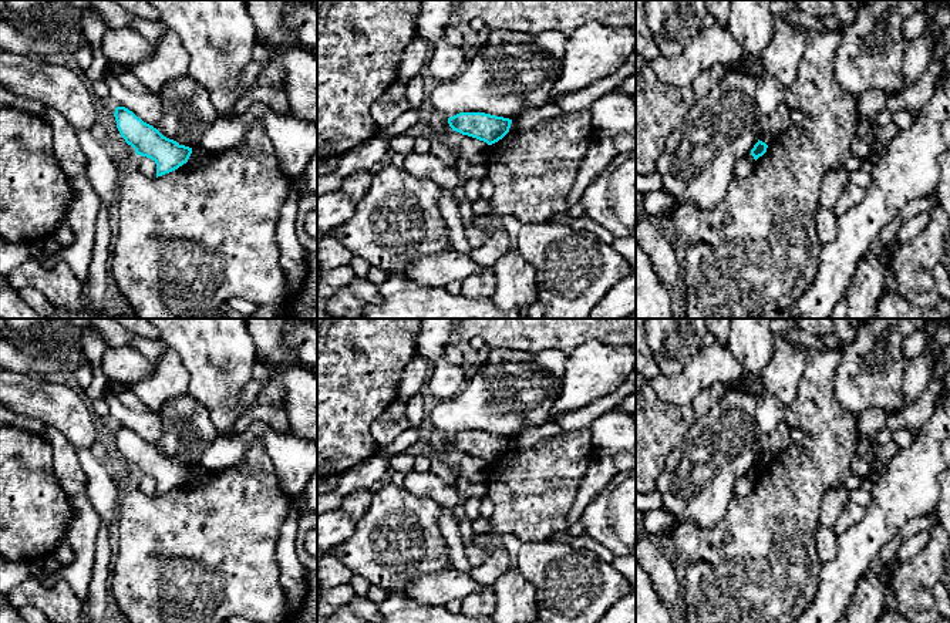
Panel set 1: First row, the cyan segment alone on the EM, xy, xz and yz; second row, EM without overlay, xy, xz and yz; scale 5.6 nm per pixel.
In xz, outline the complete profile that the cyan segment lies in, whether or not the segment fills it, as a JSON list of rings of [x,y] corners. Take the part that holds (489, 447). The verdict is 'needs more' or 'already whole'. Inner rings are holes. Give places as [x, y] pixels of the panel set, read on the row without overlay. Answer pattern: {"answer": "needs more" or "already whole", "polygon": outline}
{"answer": "already whole", "polygon": [[[459,431],[449,435],[448,442],[452,449],[492,464],[509,451],[512,438],[485,431]]]}

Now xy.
{"answer": "already whole", "polygon": [[[117,425],[114,435],[121,455],[135,468],[137,474],[151,476],[156,482],[156,496],[188,481],[192,467],[164,455],[128,427]]]}

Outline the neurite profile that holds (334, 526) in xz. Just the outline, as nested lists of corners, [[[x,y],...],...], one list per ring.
[[[329,511],[317,516],[317,549],[331,552],[337,543],[346,542],[356,531],[356,519],[344,512]]]

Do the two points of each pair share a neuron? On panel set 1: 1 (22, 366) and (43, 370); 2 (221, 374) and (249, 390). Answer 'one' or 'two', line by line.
1: one
2: two

